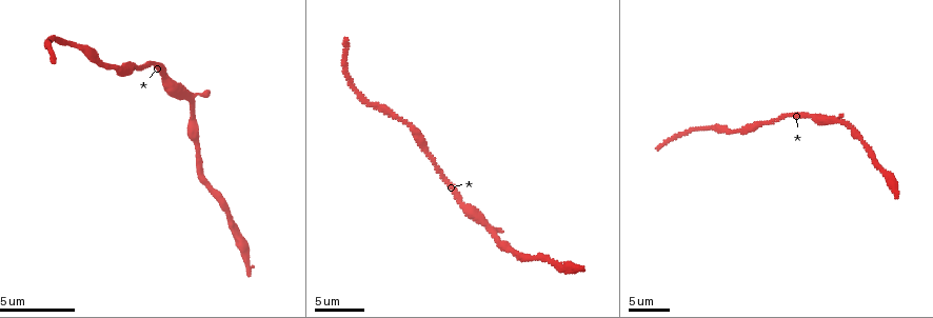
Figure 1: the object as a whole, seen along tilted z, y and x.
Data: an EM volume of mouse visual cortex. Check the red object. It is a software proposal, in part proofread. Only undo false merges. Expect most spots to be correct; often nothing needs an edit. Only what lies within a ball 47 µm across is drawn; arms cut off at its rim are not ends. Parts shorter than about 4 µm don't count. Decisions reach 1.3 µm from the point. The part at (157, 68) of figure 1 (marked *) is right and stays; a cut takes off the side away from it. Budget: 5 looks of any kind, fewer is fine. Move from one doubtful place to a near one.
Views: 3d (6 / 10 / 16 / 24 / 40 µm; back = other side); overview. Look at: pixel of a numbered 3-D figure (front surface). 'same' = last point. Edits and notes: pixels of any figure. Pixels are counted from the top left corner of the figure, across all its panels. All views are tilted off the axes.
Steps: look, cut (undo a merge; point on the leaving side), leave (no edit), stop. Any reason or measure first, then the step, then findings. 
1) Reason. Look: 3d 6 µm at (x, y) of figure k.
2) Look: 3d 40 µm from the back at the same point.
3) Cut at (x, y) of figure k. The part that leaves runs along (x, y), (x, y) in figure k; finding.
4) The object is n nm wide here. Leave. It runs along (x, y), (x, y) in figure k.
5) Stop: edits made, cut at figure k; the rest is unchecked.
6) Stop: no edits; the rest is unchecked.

Sudden change in width. Look: 3d 16 µm at (763, 123) of figure 1.

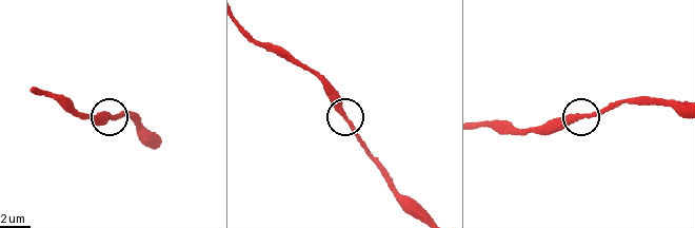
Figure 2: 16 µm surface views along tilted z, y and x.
Leave. It runs along (380, 169), (323, 90) in figure 2; continuous, no second cell.

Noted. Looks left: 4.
Thick turns thin. Look: 3d 10 µm at (377, 105) of figure 1.

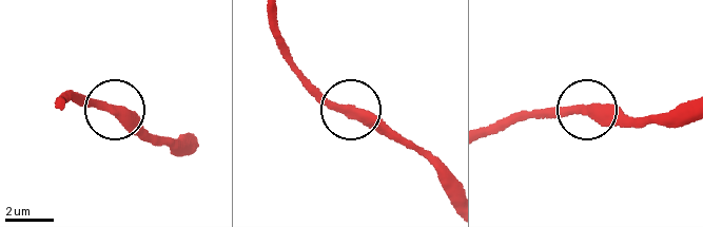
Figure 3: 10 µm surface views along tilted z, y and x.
Zoom in. Look: 3d 6 µm at (592, 108) of figure 3.

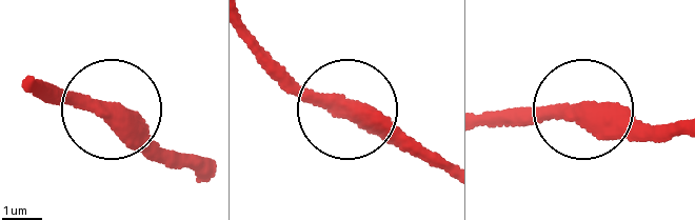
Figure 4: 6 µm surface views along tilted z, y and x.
Leave. It runs along (443, 170), (310, 98), (246, 31) in figure 4; continuous, no second cell.

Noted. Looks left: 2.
Look: 3d 6 µm at (862, 143) of figure 1.

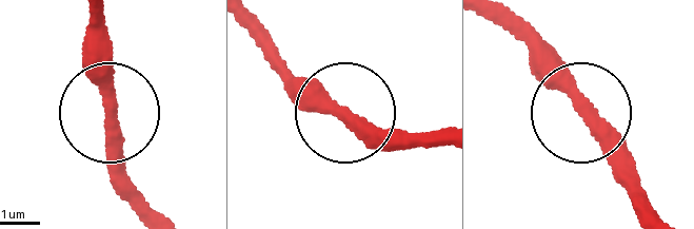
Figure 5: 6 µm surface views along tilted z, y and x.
The object is 330 nm wide here. Leave. It runs along (484, 14), (517, 37), (531, 67), (631, 176) in figure 5; all the same cell.

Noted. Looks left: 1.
Stop: no edits; the rest is unchecked.

